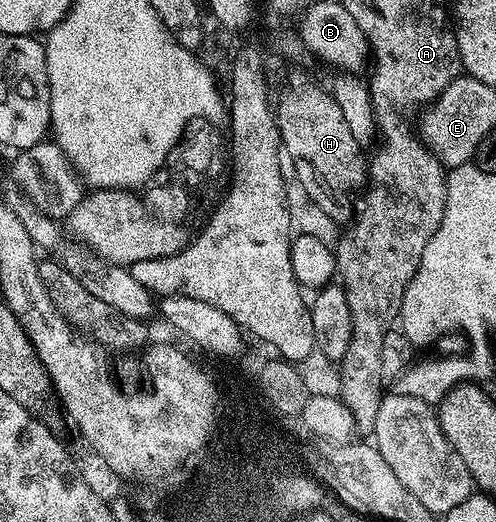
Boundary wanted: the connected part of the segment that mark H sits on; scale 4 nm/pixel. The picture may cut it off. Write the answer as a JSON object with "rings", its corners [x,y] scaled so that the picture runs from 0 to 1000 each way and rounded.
{"rings":[[[589,138],[581,146],[581,163],[575,165],[565,193],[554,193],[552,213],[556,239],[565,251],[565,274],[585,289],[587,301],[593,303],[601,343],[609,349],[625,385],[679,425],[708,423],[714,412],[710,374],[718,366],[720,374],[736,358],[742,341],[742,307],[736,285],[714,264],[706,241],[698,236],[690,211],[681,211],[681,195],[673,195],[667,174],[659,167],[643,169],[613,138]]]}

